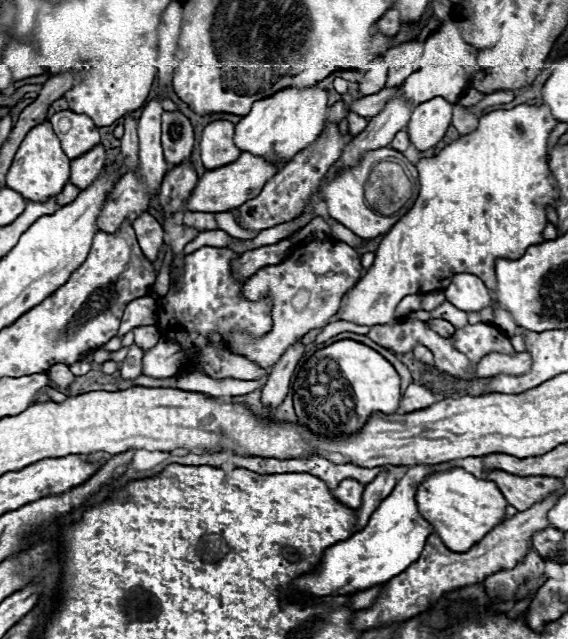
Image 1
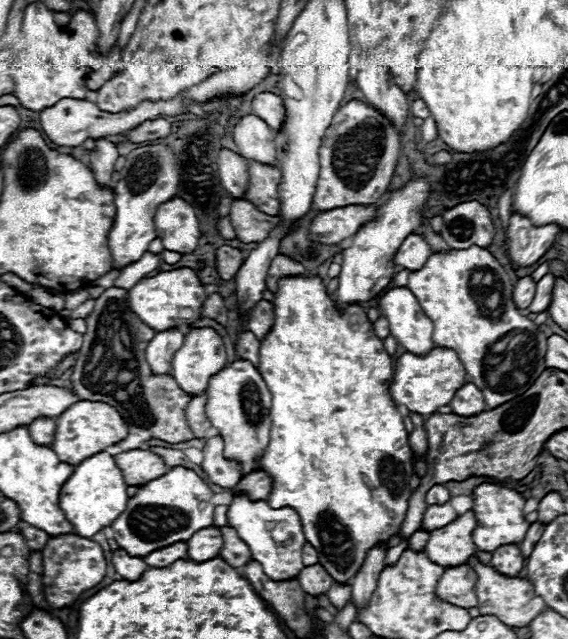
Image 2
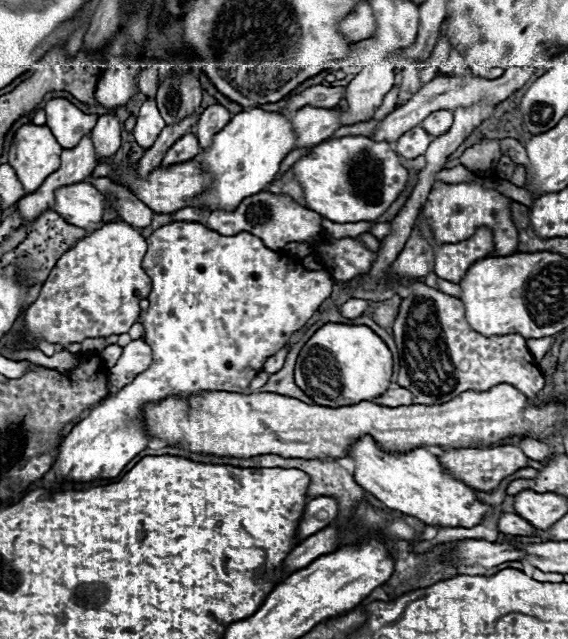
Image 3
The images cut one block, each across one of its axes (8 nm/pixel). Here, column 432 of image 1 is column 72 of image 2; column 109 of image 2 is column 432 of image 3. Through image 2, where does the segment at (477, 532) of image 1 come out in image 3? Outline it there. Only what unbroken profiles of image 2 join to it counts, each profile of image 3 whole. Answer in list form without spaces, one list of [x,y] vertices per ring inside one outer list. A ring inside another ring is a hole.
[[[360,438],[360,442],[356,442],[350,450],[350,458],[356,462],[354,478],[368,494],[384,502],[386,508],[414,516],[424,524],[442,528],[472,528],[478,526],[492,510],[492,506],[484,504],[476,496],[474,488],[446,472],[438,456],[426,448],[410,450],[408,454],[384,454],[372,438]]]

